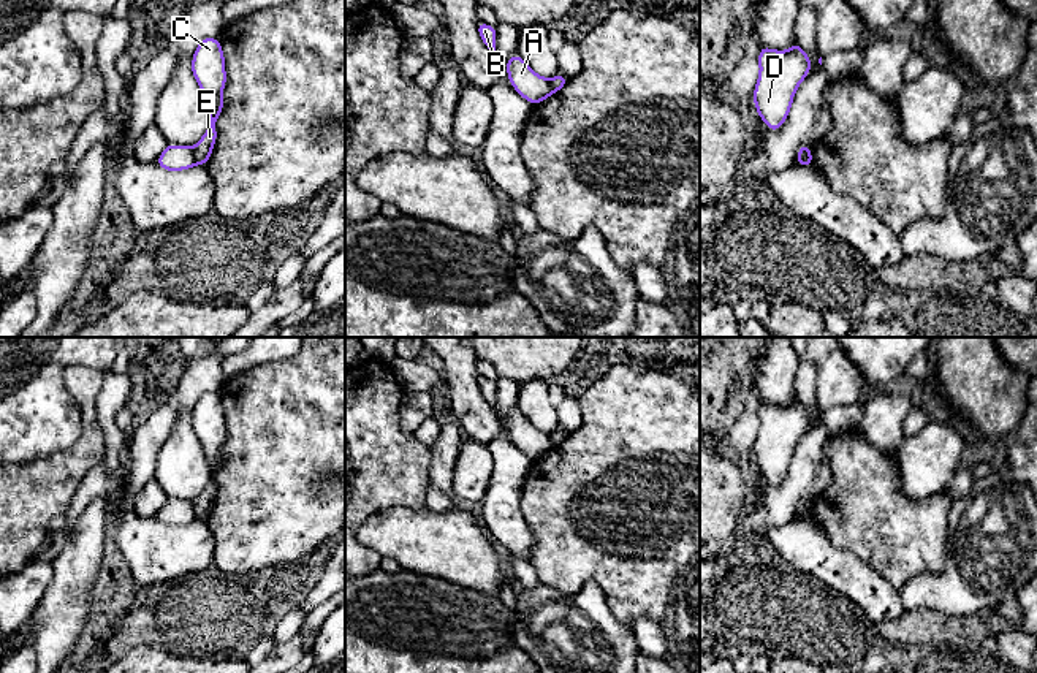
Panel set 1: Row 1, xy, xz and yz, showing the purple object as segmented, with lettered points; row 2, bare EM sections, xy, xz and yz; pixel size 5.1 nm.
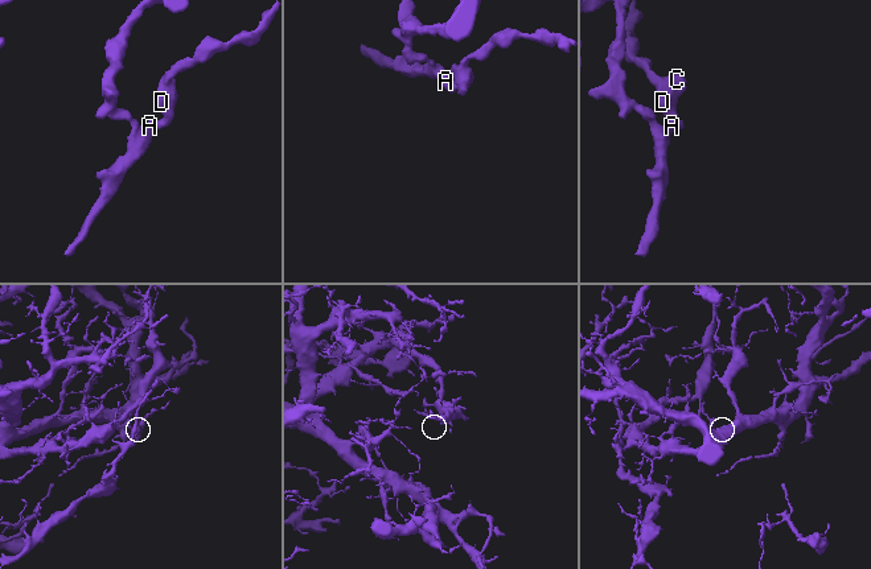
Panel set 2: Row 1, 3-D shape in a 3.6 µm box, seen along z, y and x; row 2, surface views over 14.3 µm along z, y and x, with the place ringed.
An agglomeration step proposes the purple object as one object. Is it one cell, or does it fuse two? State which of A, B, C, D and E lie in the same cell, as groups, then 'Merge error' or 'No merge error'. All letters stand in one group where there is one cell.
Groups: A B / C D E. Merge error

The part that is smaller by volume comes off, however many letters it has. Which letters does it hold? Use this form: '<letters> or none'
C, D, E

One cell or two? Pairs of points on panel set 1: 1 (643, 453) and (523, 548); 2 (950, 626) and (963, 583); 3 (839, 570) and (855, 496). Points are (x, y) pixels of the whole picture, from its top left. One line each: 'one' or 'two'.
1: two
2: two
3: two

